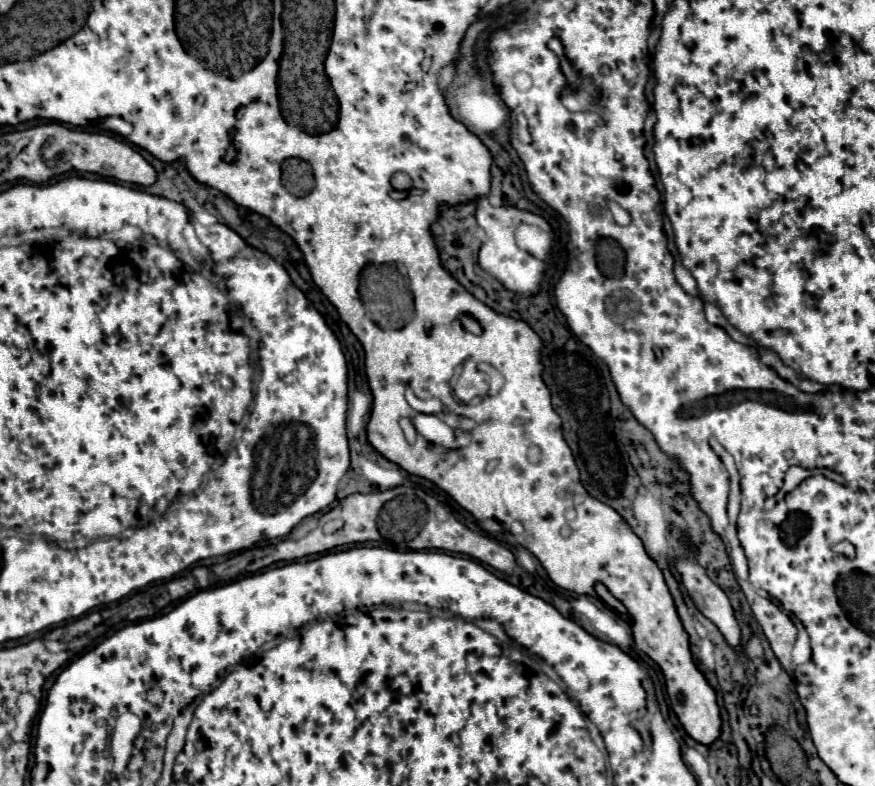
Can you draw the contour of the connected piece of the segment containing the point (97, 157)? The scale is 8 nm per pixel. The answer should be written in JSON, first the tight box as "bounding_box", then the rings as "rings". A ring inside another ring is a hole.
{"bounding_box":[2,123,156,185],"rings":[[[44,123],[38,127],[26,129],[26,131],[18,131],[16,135],[10,135],[10,141],[16,141],[20,137],[30,137],[30,143],[2,171],[2,181],[26,179],[34,183],[44,183],[52,179],[54,175],[62,175],[70,169],[98,173],[104,177],[112,177],[112,179],[136,183],[136,185],[152,185],[156,181],[154,167],[138,153],[135,147],[112,139],[108,135],[86,133],[86,131],[74,128],[68,129],[58,123]]]}

